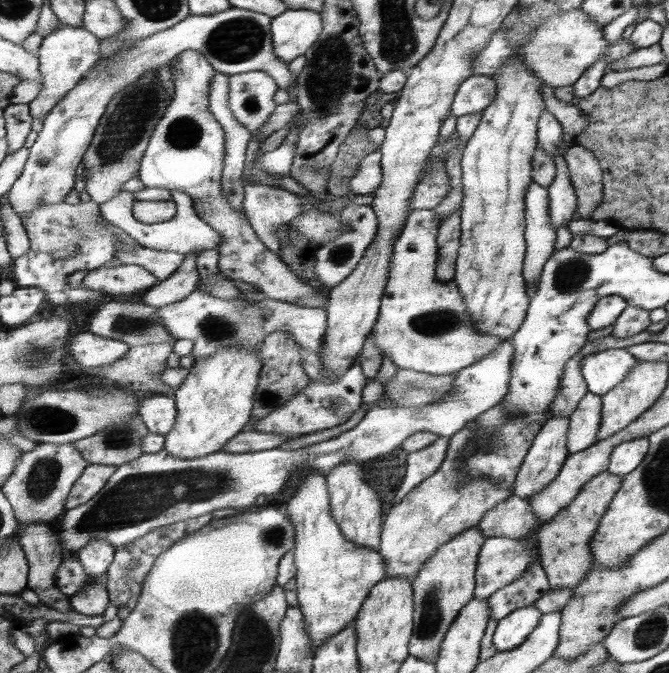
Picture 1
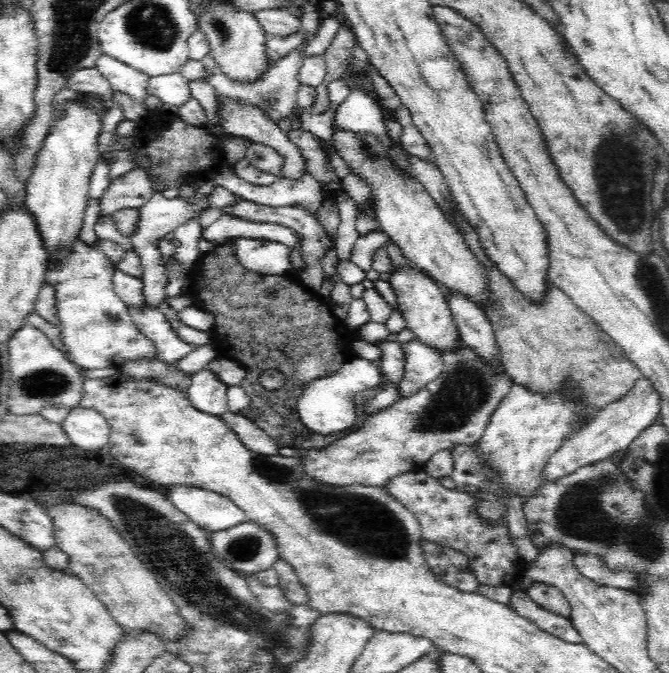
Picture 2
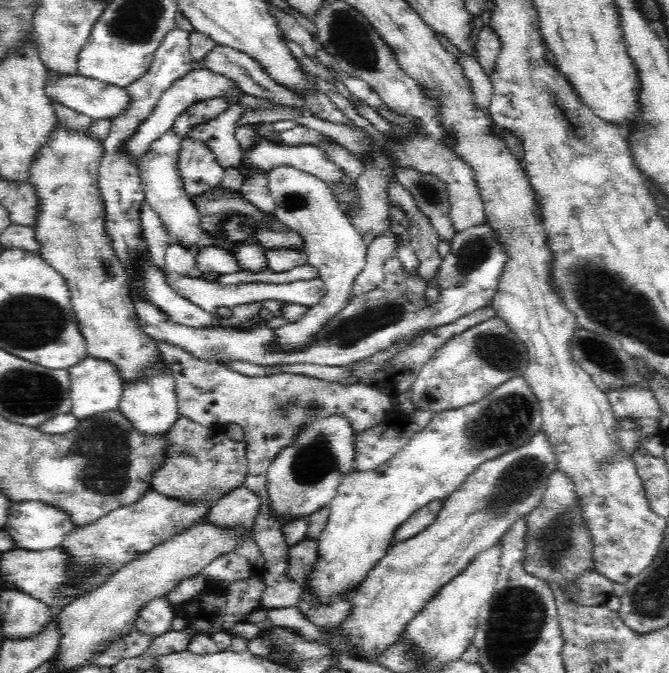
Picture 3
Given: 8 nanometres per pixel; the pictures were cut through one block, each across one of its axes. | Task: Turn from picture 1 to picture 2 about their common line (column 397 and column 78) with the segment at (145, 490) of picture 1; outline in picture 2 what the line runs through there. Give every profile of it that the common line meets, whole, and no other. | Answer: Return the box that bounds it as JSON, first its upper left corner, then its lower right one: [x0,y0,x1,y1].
[61,408,109,450]

